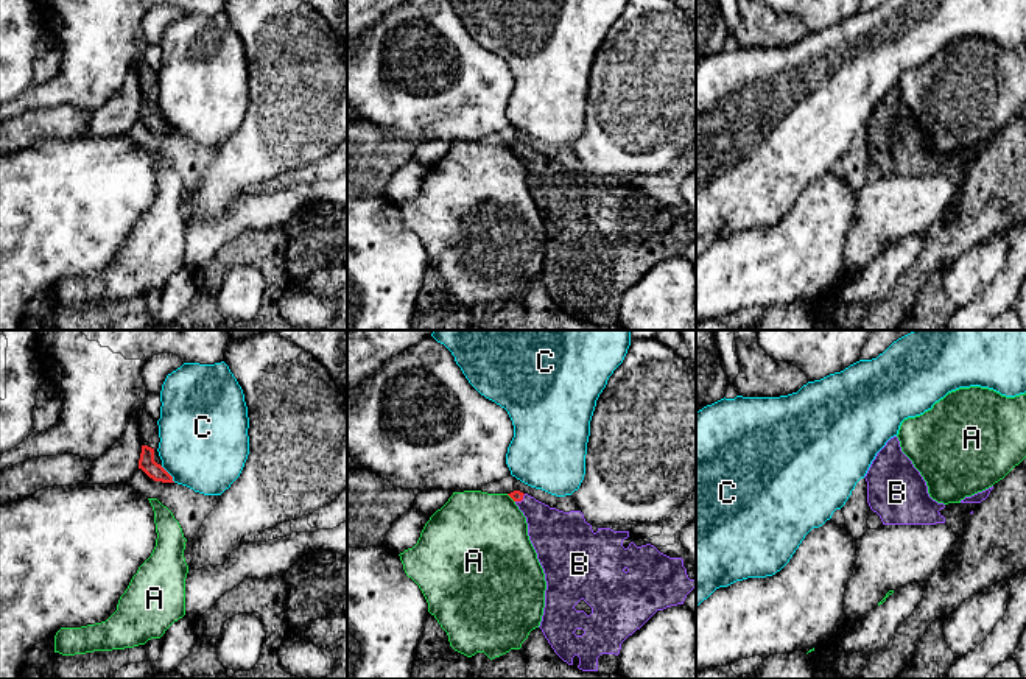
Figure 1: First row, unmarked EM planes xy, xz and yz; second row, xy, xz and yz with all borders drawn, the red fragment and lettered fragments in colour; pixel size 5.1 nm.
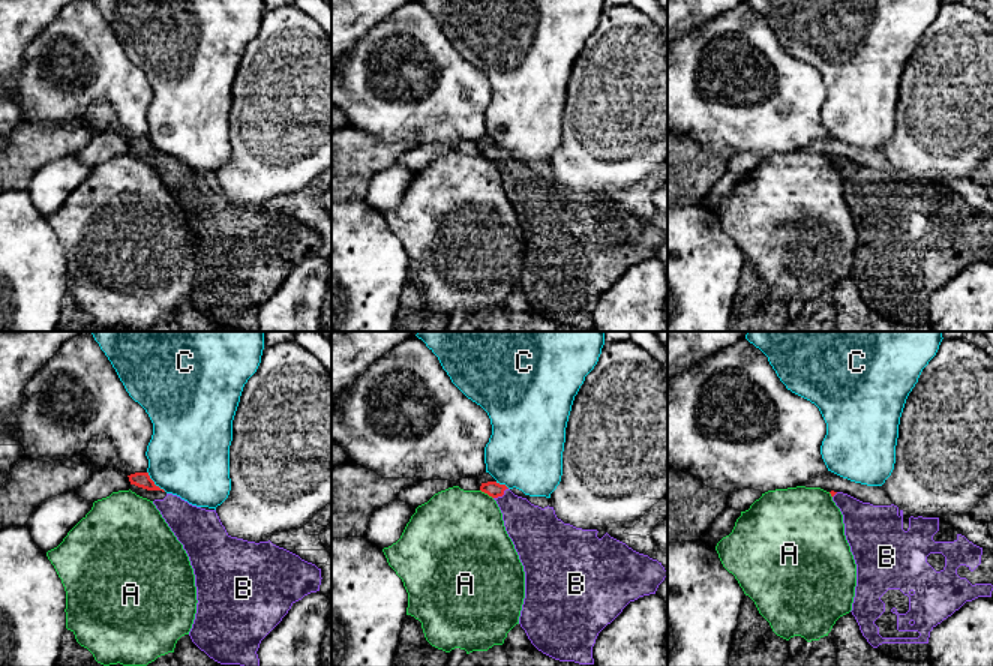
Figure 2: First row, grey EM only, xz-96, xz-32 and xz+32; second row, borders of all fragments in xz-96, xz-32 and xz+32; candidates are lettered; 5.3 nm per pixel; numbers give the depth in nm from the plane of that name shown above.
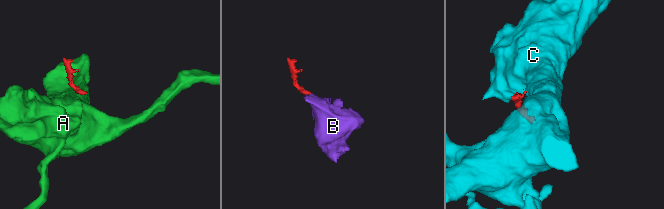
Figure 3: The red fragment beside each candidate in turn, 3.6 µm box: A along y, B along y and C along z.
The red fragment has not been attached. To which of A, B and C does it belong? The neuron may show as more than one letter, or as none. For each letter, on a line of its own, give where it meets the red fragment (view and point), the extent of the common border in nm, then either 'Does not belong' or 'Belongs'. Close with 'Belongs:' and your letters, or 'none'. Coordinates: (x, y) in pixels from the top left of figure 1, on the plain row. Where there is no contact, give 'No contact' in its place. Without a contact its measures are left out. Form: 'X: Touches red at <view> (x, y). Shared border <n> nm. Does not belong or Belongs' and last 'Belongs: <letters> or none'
A: Touches red at xz (511, 148). Shared border 60 nm. Does not belong
B: Touches red at xz (520, 151). Shared border 70 nm. Belongs
C: Touches red at xy (168, 125). Shared border 120 nm. Does not belong
Belongs: B

